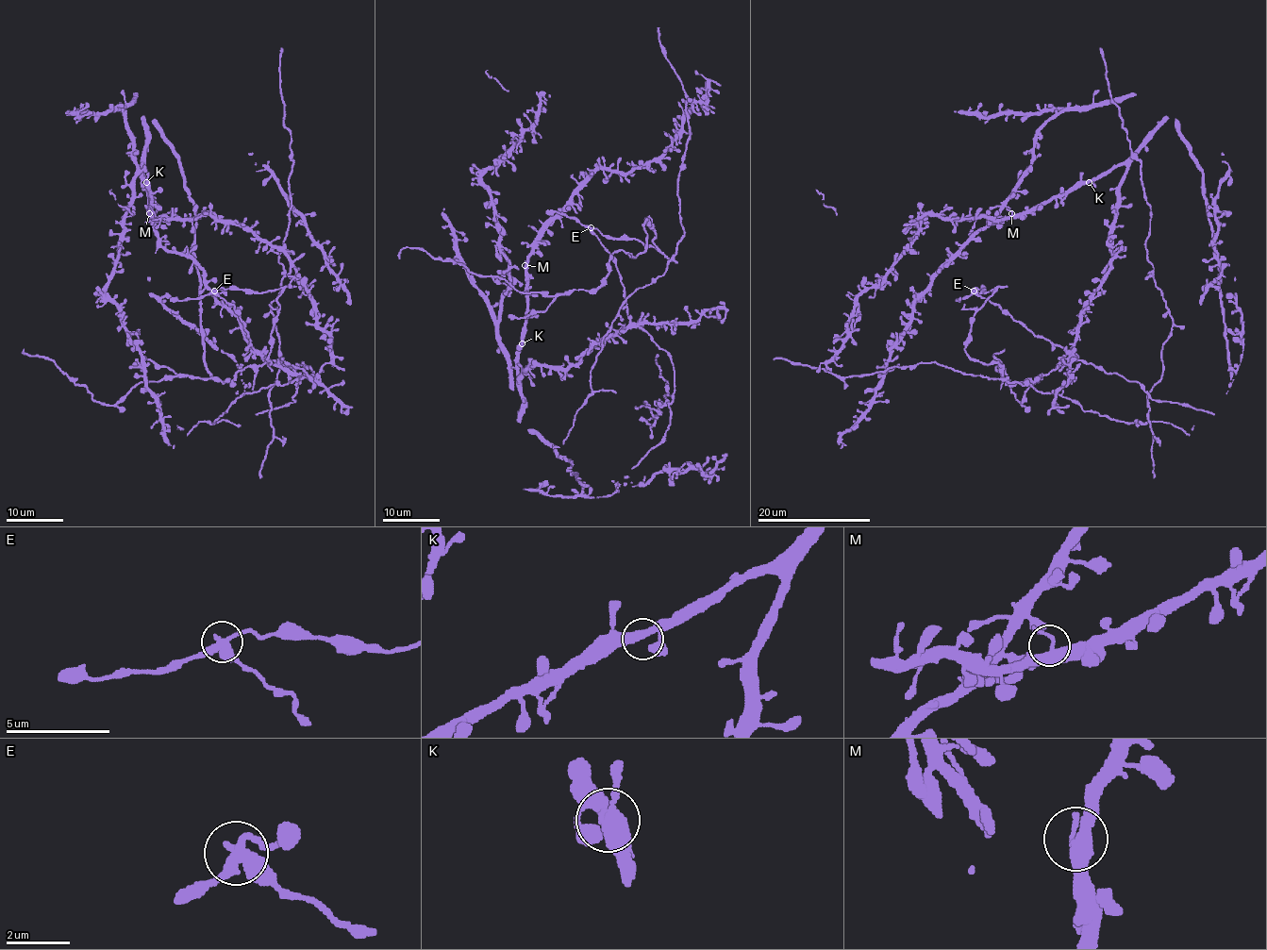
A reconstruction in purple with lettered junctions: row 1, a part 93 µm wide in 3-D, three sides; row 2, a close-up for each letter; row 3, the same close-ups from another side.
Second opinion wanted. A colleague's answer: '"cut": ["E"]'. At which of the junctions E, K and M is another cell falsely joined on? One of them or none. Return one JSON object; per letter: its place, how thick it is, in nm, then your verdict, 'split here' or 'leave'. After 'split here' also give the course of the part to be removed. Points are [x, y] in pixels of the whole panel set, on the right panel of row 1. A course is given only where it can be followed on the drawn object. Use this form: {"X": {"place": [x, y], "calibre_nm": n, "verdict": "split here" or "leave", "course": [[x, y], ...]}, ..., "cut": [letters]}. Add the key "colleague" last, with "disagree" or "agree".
{"E": {"place": [974, 291], "calibre_nm": 360, "verdict": "split here", "course": [[973, 290], [994, 290], [964, 351], [1003, 365], [1011, 382], [1041, 376], [1021, 405], [992, 357], [1004, 349]]}, "K": {"place": [1089, 182], "calibre_nm": 340, "verdict": "leave"}, "M": {"place": [1011, 213], "calibre_nm": 360, "verdict": "leave"}, "cut": ["E"], "colleague": "agree"}

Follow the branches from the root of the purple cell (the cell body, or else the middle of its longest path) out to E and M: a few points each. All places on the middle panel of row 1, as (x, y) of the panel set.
E: (521, 344), (518, 381), (529, 367), (567, 368), (575, 365), (594, 344), (631, 324), (615, 259), (590, 227)
M: (521, 344), (526, 321), (525, 265)

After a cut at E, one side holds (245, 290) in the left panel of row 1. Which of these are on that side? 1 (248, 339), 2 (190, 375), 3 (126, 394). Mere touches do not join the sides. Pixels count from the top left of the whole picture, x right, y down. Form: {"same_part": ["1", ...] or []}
{"same_part": ["2", "3"]}

